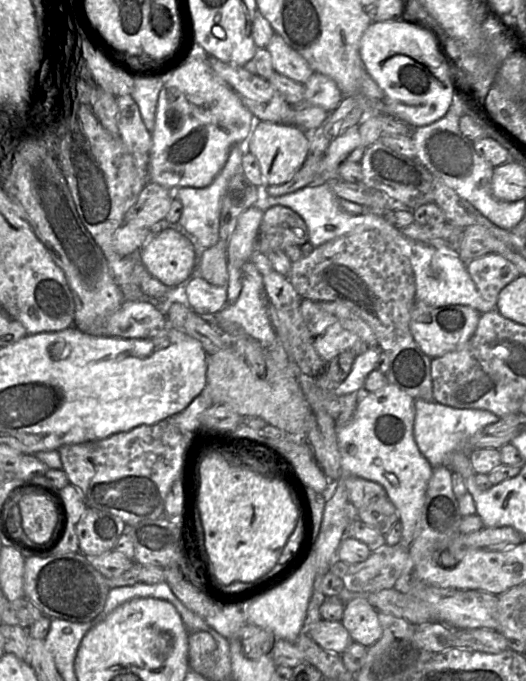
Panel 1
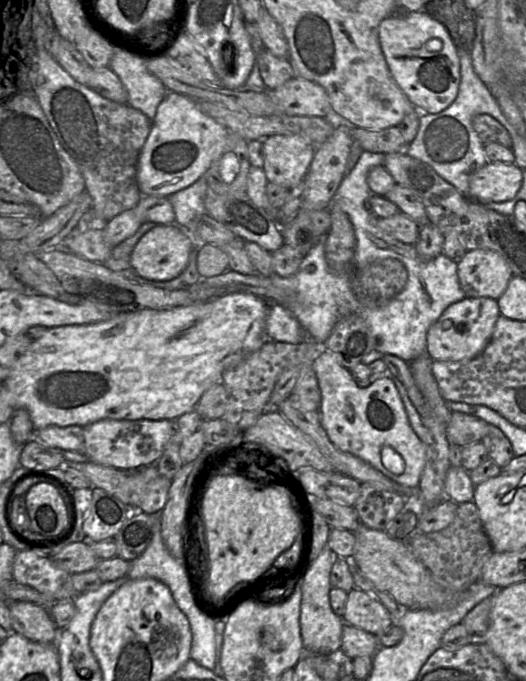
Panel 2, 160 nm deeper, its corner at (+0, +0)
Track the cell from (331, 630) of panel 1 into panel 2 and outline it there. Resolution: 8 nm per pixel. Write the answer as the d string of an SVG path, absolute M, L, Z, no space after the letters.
M344 624L339 654L346 660L360 656L373 657L380 648L375 635L360 628Z

